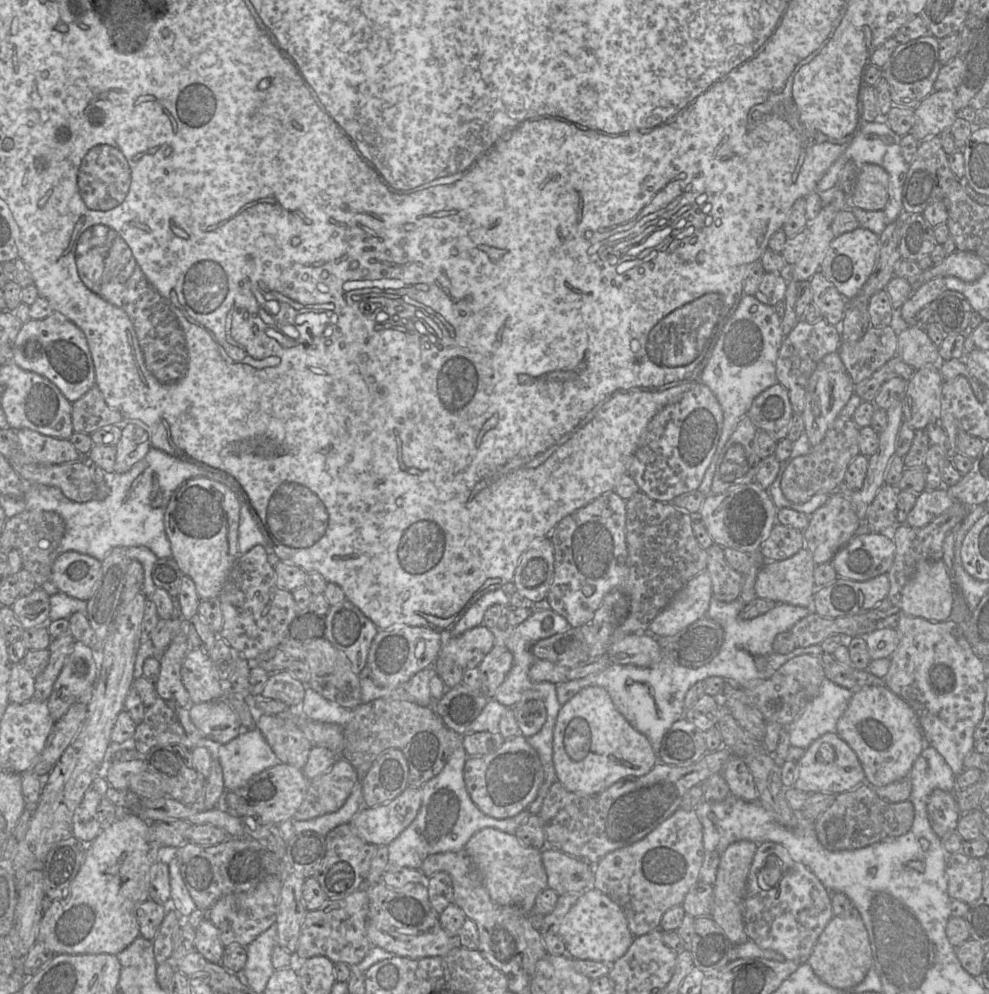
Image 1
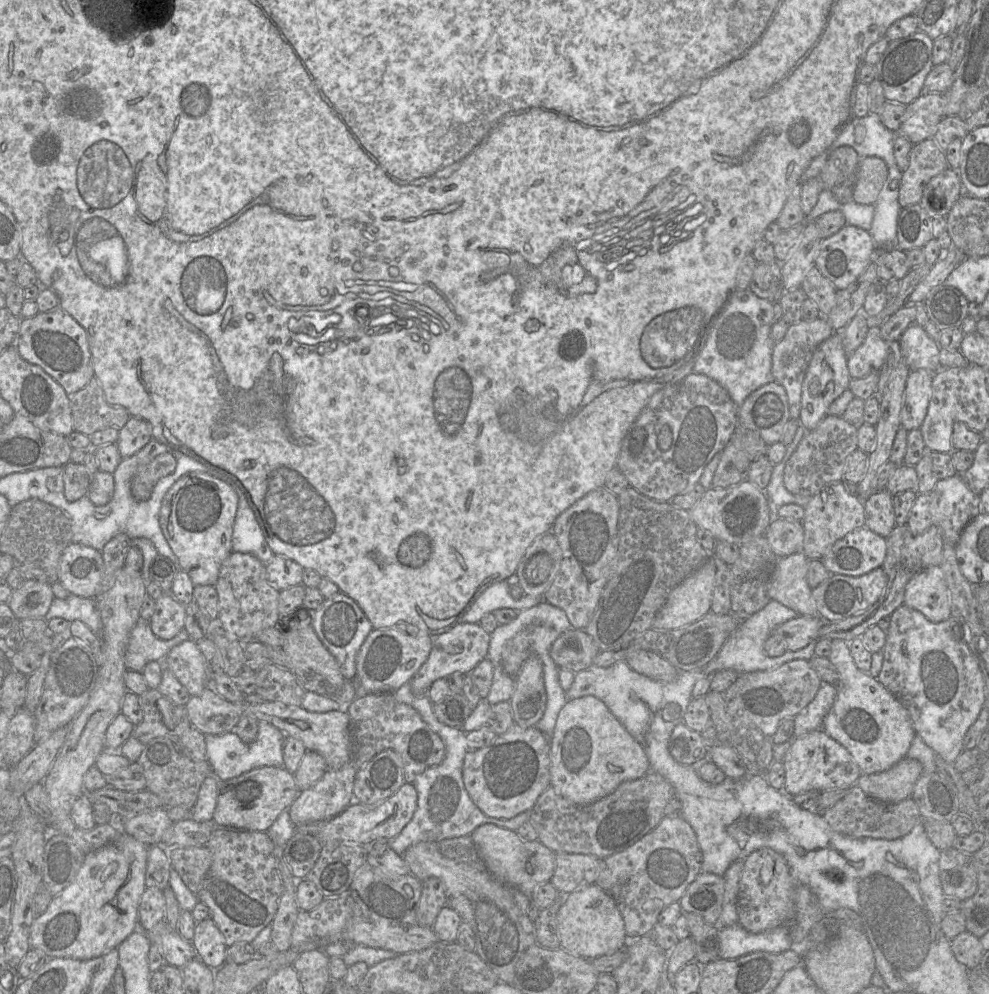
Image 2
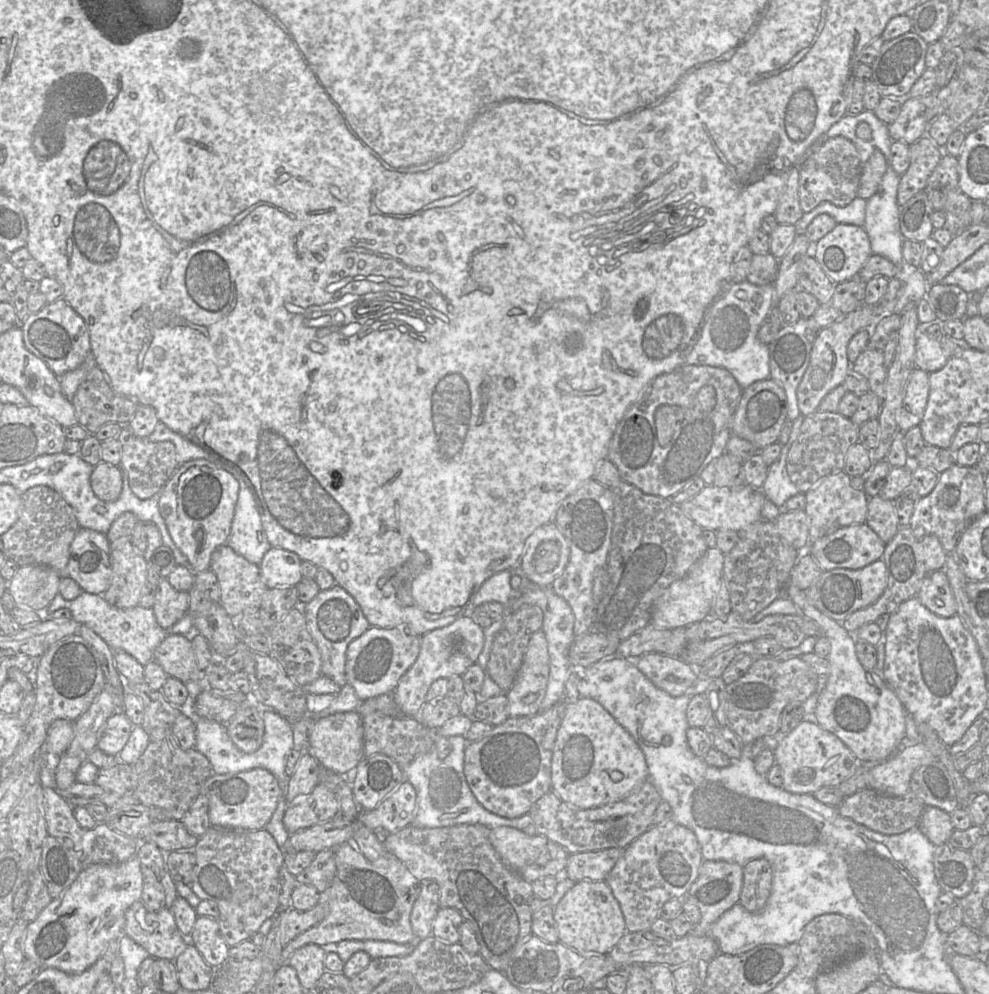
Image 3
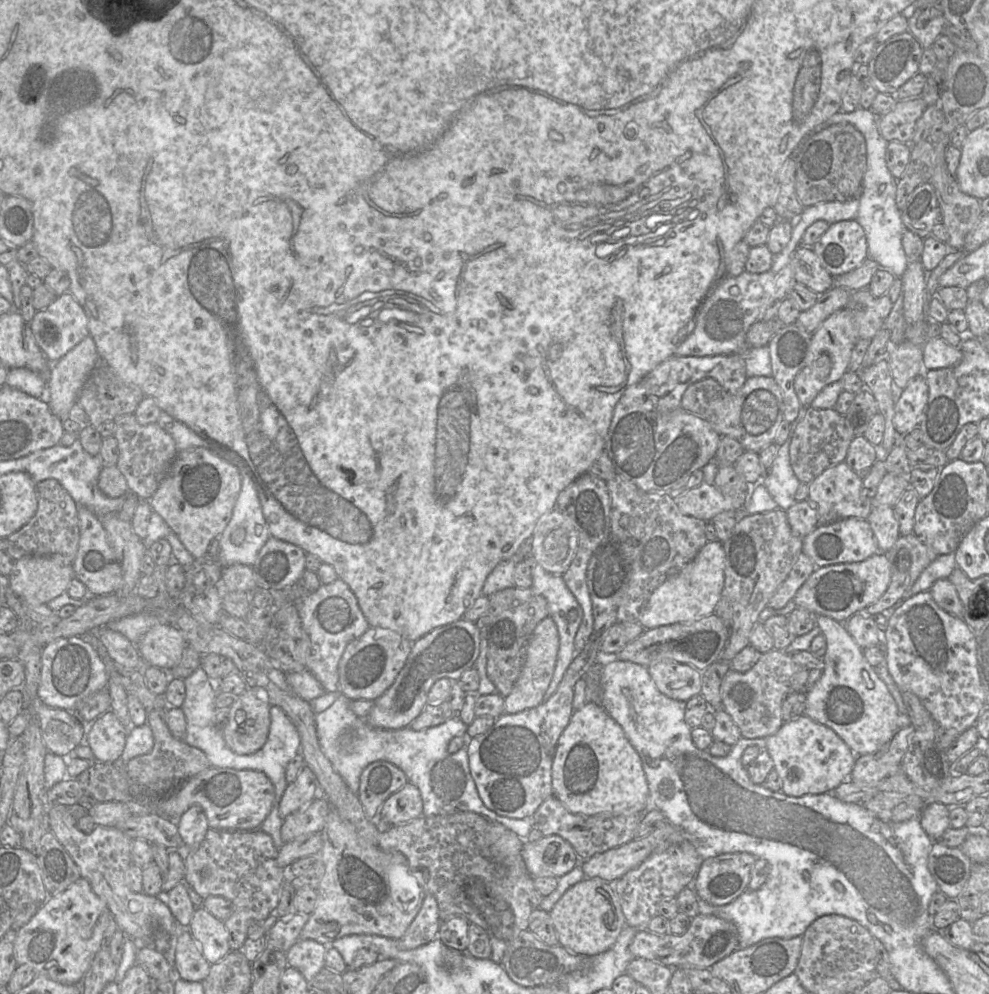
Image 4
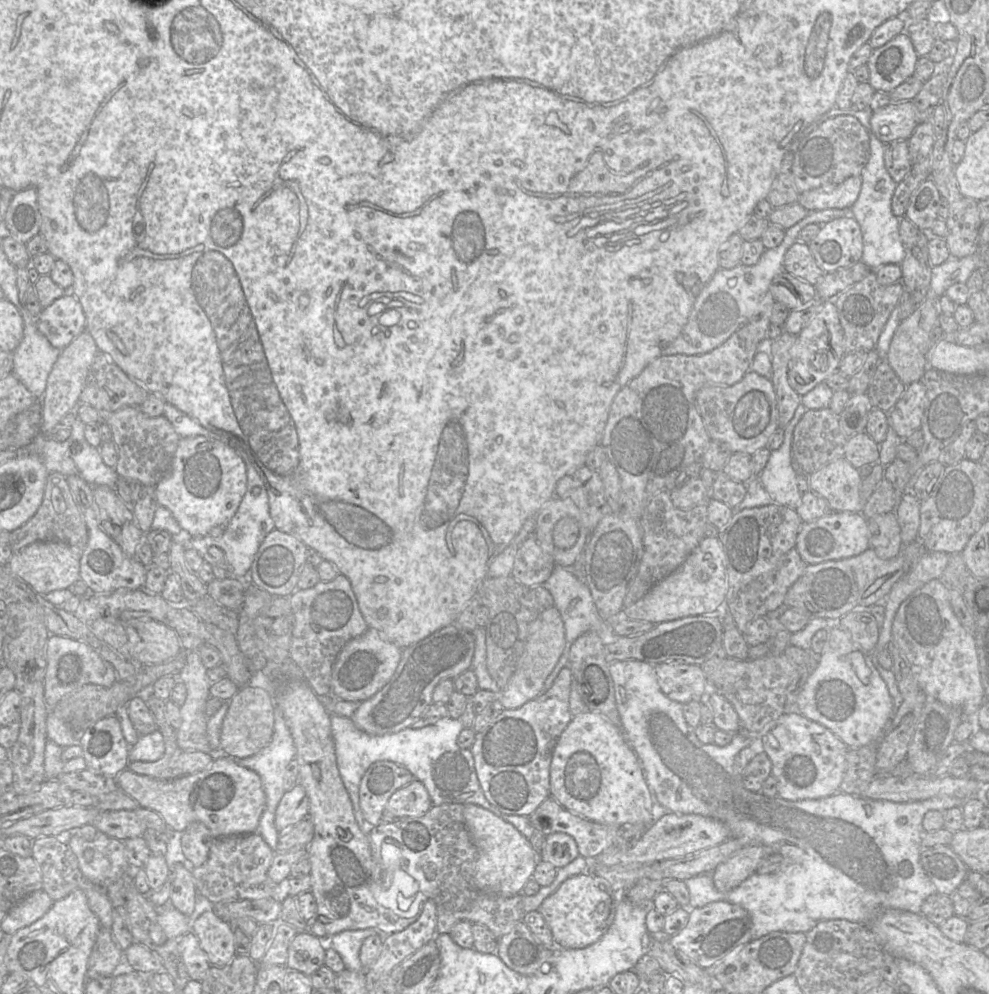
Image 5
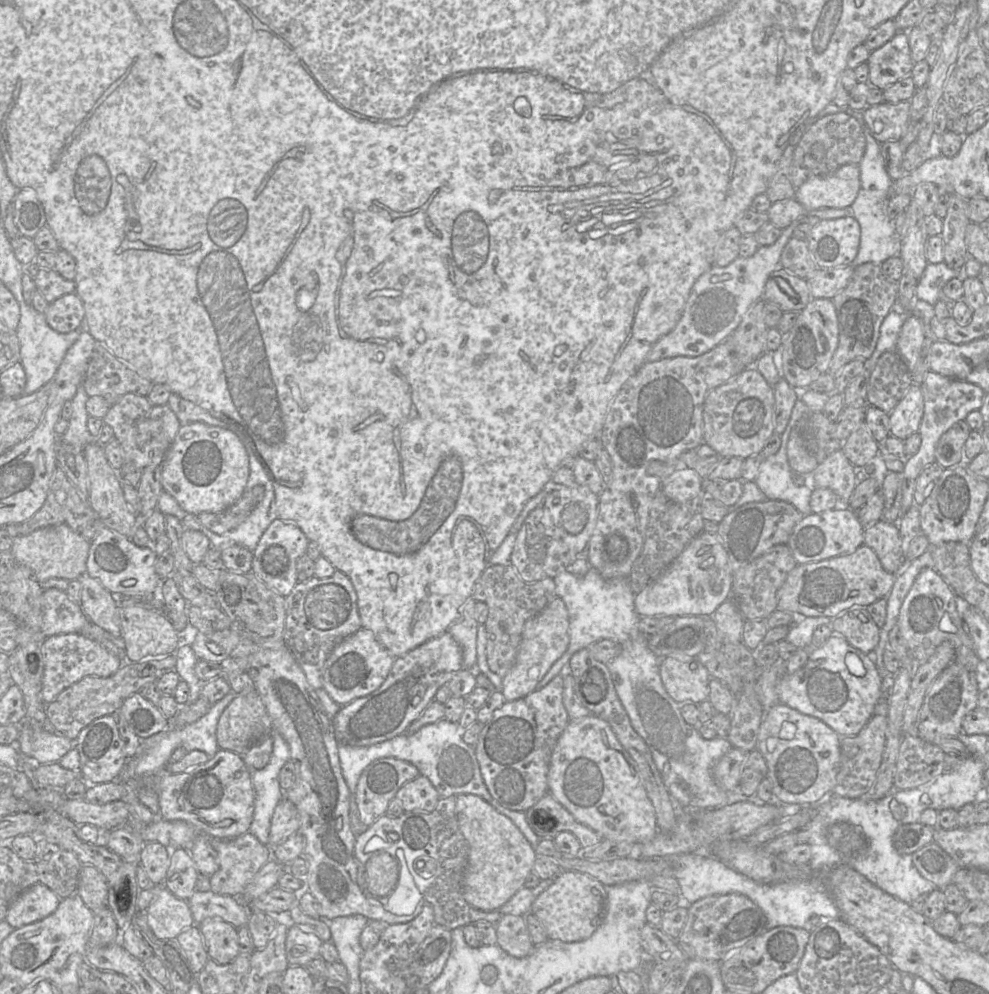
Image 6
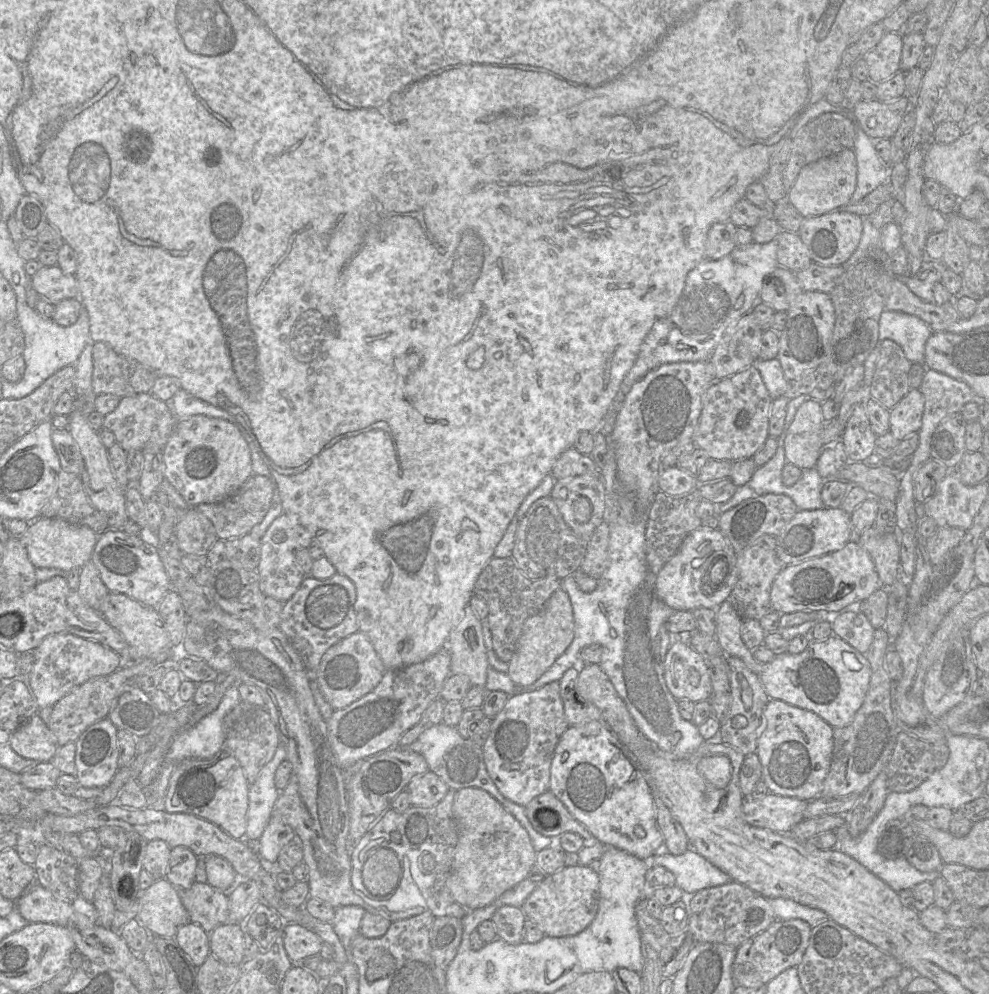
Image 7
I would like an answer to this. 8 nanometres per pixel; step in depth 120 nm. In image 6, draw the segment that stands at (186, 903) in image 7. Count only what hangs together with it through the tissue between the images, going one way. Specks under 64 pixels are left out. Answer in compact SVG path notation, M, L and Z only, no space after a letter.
M195 891L187 901L195 924L207 918L220 917L235 928L247 926L249 910L239 898L212 892Z

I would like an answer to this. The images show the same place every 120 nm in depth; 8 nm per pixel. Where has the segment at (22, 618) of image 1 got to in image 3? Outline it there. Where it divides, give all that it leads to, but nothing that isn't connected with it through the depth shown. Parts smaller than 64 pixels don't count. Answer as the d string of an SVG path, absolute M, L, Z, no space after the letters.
M26 565L7 584L15 606L43 612L59 594L60 575L43 565Z

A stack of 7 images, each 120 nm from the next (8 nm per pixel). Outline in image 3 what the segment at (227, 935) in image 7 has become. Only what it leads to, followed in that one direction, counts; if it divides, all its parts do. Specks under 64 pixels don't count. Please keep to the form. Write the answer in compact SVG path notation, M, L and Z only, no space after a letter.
M197 916L189 942L212 967L218 967L229 959L230 947L222 937L219 923L215 918Z

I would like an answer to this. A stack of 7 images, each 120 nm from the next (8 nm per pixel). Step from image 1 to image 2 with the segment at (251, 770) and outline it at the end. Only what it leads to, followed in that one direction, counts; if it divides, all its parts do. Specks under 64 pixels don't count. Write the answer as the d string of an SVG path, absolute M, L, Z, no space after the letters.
M260 720L258 734L254 742L244 743L236 733L205 735L207 761L218 780L228 780L252 769L264 766L283 767L283 744L286 735L272 724Z

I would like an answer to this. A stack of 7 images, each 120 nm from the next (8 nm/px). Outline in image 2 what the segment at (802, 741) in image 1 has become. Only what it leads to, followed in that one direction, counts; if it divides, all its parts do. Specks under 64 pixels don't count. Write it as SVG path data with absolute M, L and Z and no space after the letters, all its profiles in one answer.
M825 681L821 682L814 699L794 718L794 738L823 727L836 695L837 687Z

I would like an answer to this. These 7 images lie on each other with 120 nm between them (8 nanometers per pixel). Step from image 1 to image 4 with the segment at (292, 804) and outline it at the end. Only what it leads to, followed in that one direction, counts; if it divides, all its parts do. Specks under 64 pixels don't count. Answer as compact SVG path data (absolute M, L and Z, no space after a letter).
M211 766L188 779L167 796L151 801L152 808L155 809L153 813L159 813L172 821L178 821L191 806L200 805L210 828L247 831L260 827L273 807L274 798L274 786L263 772Z

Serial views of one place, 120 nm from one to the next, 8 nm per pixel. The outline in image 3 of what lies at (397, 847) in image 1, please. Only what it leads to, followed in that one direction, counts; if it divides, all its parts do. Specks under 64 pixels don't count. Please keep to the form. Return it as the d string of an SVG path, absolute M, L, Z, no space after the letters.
M459 714L437 729L443 737L447 737L451 745L449 755L441 760L437 752L432 750L416 757L403 769L405 780L416 790L417 810L412 826L417 828L449 827L461 824L482 824L491 829L499 826L524 829L532 822L530 815L524 814L517 818L506 818L485 809L476 799L464 775L465 749L468 743L465 734L470 729L473 718Z

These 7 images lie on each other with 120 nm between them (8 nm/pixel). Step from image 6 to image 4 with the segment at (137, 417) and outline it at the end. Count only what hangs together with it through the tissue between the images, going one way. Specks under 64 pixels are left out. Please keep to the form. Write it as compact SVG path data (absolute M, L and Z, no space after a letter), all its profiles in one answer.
M134 413L120 415L113 421L114 438L119 451L116 467L125 477L129 492L138 496L139 500L149 500L166 477L177 455L175 441L156 422L147 425L138 423Z

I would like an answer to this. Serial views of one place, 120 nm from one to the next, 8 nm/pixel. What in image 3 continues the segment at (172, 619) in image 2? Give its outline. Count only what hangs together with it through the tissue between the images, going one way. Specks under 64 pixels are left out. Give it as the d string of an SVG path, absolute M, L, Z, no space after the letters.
M160 577L153 611L163 629L170 628L189 612L189 591L177 591L167 578Z

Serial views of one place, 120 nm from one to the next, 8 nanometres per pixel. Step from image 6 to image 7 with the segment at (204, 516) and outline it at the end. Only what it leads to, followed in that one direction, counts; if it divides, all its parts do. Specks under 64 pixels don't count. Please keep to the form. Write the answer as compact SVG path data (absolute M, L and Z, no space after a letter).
M251 475L242 485L241 487L230 497L219 502L219 503L203 503L199 504L195 508L197 511L206 516L213 524L217 538L219 540L228 540L238 538L245 534L248 534L251 529L260 523L265 517L267 511L269 510L272 496L274 490L274 479L273 477L265 477L259 475Z

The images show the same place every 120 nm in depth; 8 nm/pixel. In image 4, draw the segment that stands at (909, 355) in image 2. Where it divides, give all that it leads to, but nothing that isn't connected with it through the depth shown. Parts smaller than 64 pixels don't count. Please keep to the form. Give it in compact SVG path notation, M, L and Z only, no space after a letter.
M942 338L927 339L923 345L924 372L955 366L962 358L960 347L954 347Z

